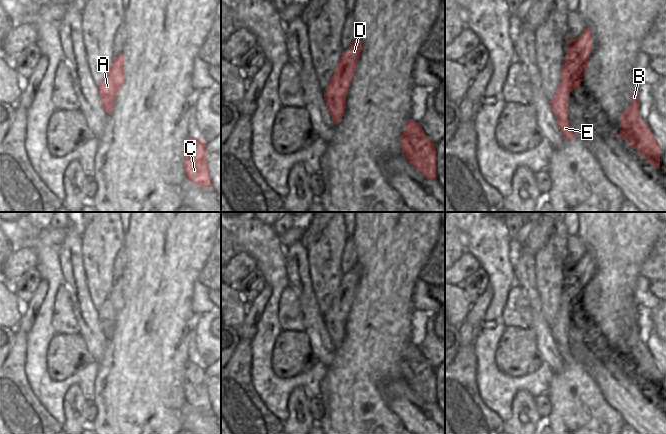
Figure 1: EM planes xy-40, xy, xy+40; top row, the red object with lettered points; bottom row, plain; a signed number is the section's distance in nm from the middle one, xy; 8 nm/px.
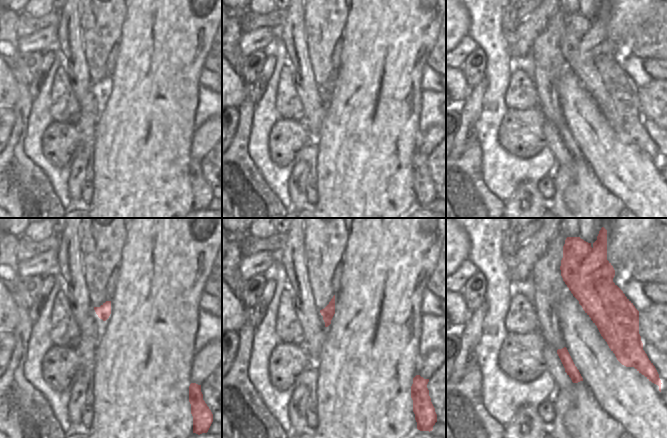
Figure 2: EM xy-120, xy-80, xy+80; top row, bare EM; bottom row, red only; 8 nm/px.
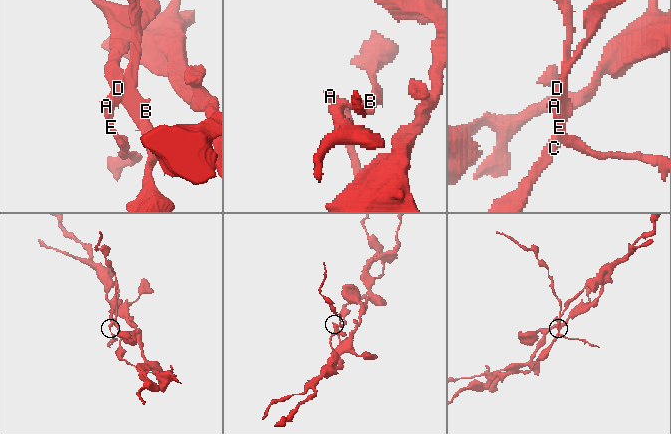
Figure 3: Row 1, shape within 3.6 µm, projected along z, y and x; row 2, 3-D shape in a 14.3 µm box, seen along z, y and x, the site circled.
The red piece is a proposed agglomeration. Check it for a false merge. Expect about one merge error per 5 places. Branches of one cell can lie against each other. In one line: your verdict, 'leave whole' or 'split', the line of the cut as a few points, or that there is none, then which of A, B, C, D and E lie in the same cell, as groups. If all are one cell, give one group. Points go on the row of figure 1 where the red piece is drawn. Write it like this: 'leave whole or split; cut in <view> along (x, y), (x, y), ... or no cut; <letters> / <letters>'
split; cut in xy+40 along (587, 51), (582, 58), (582, 72), (584, 74); A D E / B C

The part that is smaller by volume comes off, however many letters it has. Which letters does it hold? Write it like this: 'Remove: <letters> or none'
Remove: A, D, E.

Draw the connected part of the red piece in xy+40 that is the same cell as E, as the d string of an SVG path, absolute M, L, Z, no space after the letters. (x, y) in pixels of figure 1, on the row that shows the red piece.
M587 24L584 32L577 39L572 40L572 44L573 48L569 54L566 54L560 68L560 84L549 102L564 139L576 138L568 120L568 96L573 89L580 92L580 84L584 76L582 58L587 52L592 52L592 38Z

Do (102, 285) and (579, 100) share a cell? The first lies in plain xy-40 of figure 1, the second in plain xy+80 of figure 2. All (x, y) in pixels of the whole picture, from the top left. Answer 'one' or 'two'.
two

